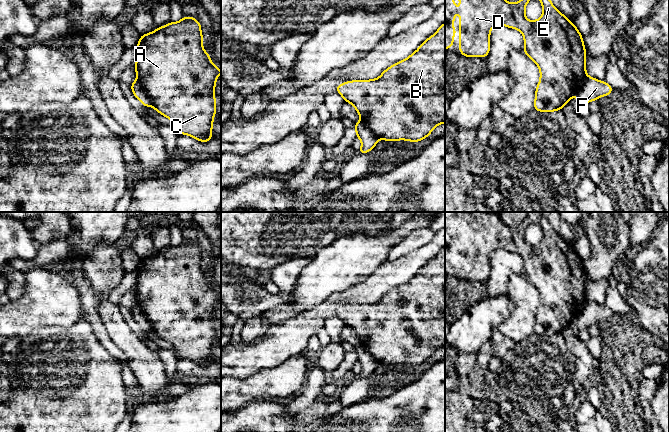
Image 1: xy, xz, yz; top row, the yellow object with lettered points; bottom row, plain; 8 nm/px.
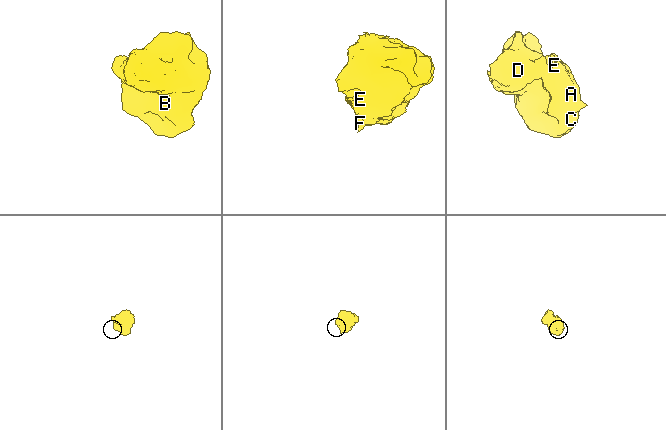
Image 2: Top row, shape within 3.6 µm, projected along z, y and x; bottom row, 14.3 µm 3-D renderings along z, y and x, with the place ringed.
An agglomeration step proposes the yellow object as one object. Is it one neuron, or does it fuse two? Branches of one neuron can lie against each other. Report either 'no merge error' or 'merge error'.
merge error

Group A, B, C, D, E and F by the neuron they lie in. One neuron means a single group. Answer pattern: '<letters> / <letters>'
A B C D E / F

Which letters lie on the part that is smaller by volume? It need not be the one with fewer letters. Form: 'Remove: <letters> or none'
Remove: F

